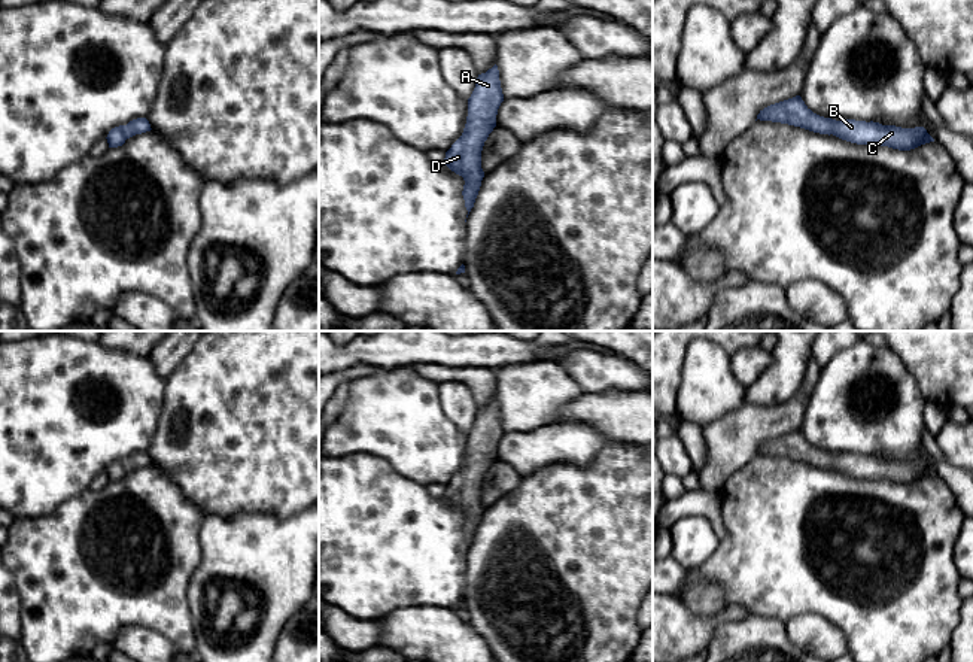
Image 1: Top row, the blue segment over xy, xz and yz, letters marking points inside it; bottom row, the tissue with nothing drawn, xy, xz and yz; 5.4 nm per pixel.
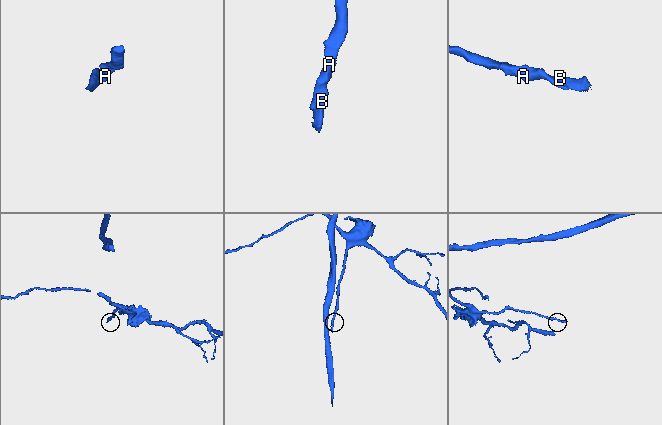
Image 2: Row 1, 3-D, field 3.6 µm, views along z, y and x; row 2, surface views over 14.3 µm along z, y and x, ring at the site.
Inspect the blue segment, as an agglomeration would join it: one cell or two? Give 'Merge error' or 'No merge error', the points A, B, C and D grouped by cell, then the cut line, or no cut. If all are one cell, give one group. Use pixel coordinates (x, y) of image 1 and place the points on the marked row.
No merge error. Groups: A B C D. No split

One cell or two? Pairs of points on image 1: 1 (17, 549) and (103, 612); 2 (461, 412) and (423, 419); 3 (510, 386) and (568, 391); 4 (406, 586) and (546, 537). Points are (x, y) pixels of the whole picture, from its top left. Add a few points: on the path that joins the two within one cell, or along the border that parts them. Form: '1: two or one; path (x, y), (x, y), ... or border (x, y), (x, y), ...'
1: one; path (37, 552), (45, 553), (82, 591)
2: two; border (437, 383), (441, 410), (467, 433)
3: one; path (525, 389), (553, 389)
4: two; border (467, 556), (467, 588), (462, 597)

